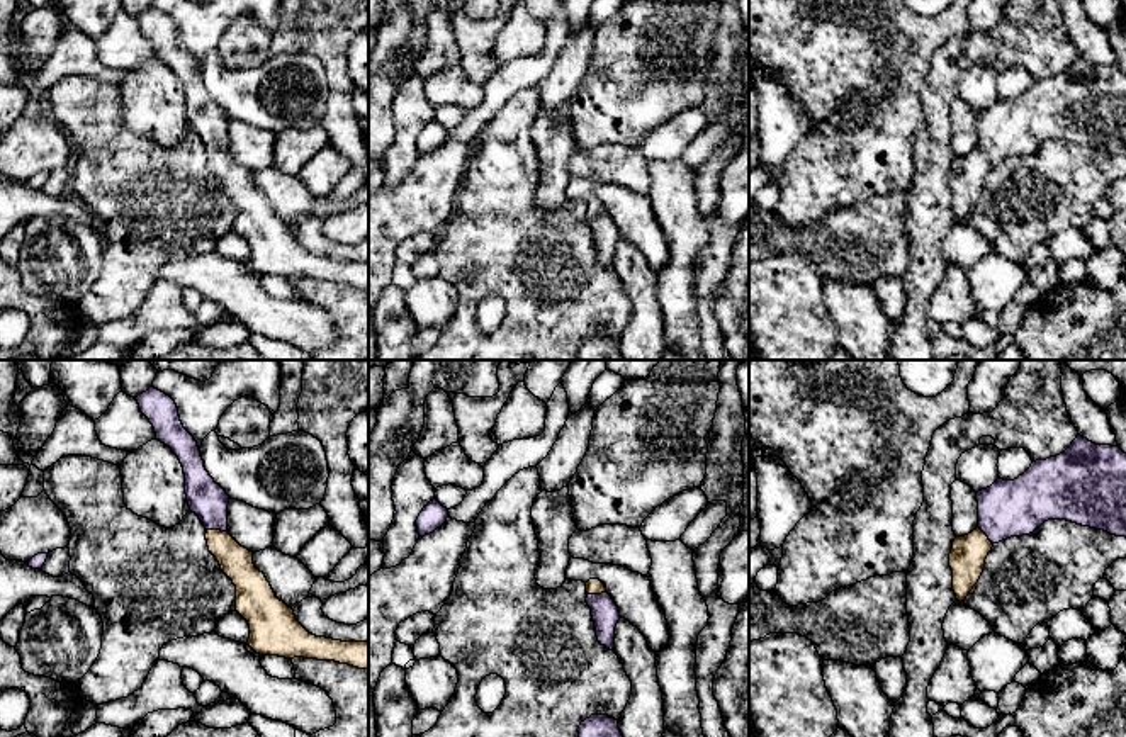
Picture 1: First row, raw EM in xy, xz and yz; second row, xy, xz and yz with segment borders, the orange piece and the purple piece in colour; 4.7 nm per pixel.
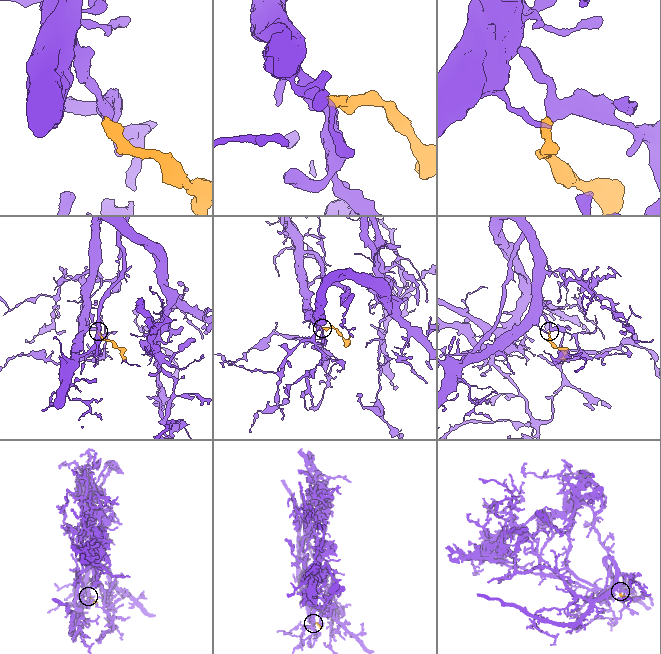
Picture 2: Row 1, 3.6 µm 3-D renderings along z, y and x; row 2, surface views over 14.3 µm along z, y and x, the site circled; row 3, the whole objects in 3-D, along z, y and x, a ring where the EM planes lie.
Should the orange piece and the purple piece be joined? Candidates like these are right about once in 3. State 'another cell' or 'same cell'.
same cell

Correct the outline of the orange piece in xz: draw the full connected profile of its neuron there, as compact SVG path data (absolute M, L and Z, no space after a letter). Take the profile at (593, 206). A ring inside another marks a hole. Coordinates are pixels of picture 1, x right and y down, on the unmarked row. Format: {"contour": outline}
{"contour": "M589 199L586 202L586 212L586 222L591 228L598 262L606 268L613 270L615 246L620 239L618 226L606 212L606 207L600 199Z"}

